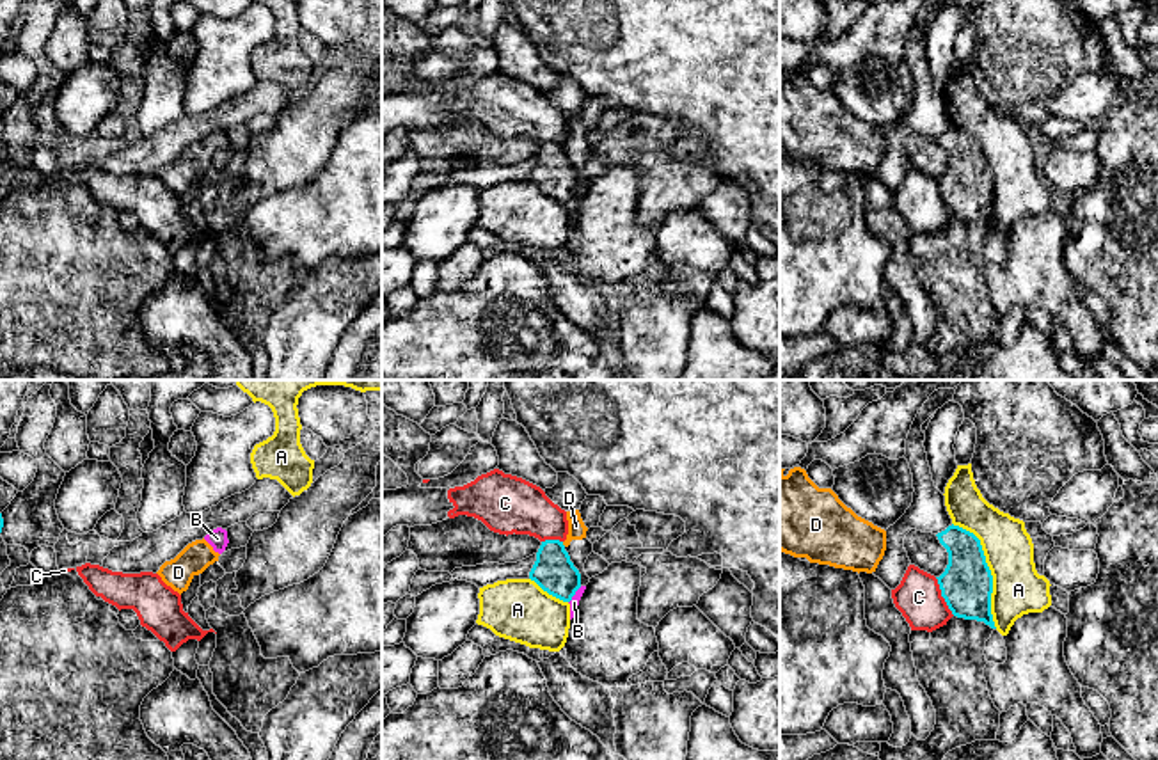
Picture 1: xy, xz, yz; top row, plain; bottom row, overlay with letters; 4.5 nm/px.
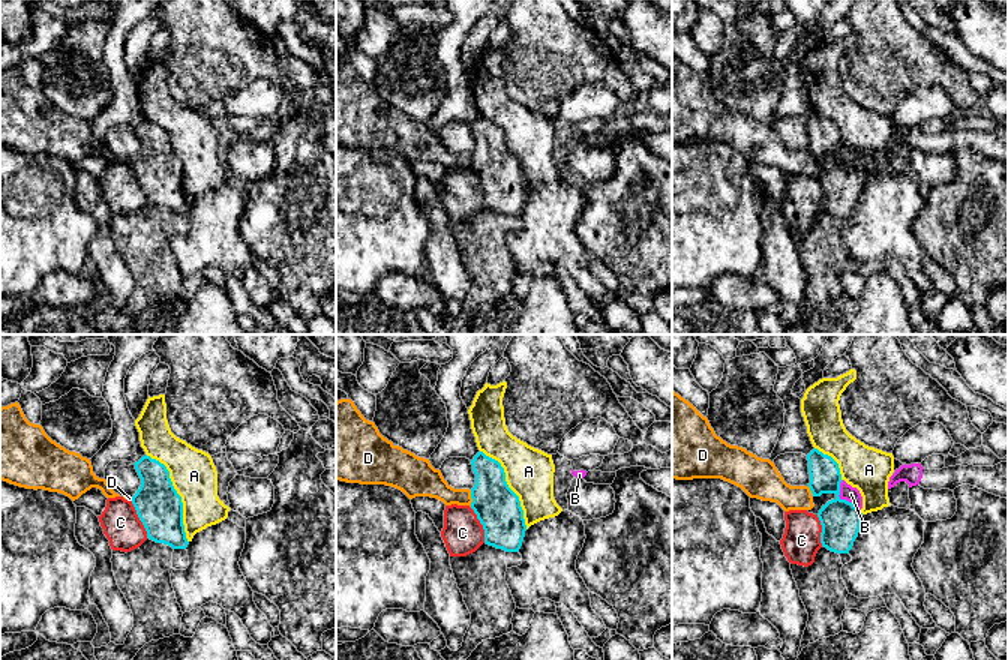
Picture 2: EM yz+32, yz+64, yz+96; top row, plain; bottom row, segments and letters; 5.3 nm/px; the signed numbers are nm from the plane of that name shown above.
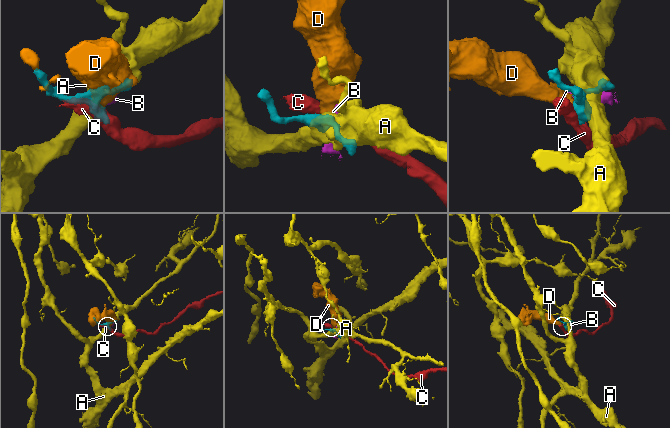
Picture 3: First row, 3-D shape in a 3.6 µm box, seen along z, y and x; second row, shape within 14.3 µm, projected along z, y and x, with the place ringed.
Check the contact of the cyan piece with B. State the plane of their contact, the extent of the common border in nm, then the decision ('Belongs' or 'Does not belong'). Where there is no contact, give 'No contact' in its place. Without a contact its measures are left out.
Touches cyan in xz. Shared border 100 nm. Does not belong

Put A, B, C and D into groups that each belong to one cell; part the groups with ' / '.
A / B D / C

